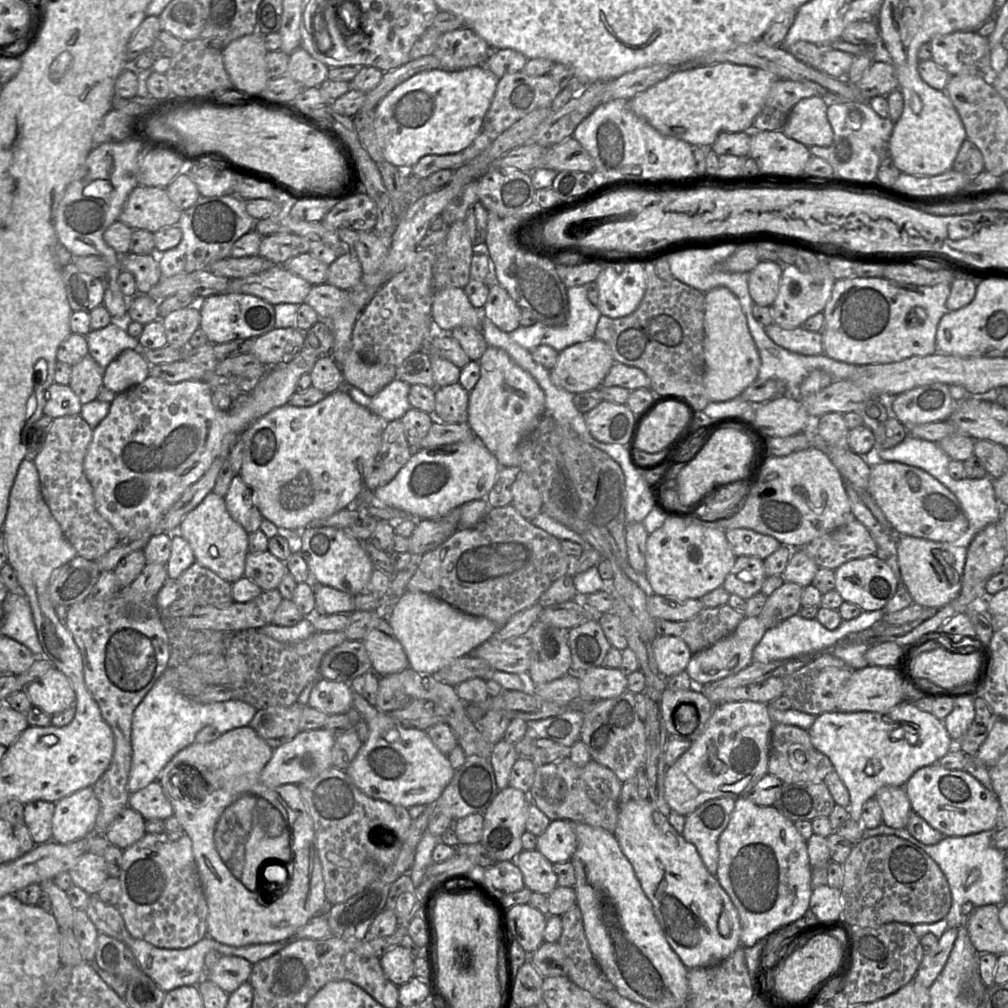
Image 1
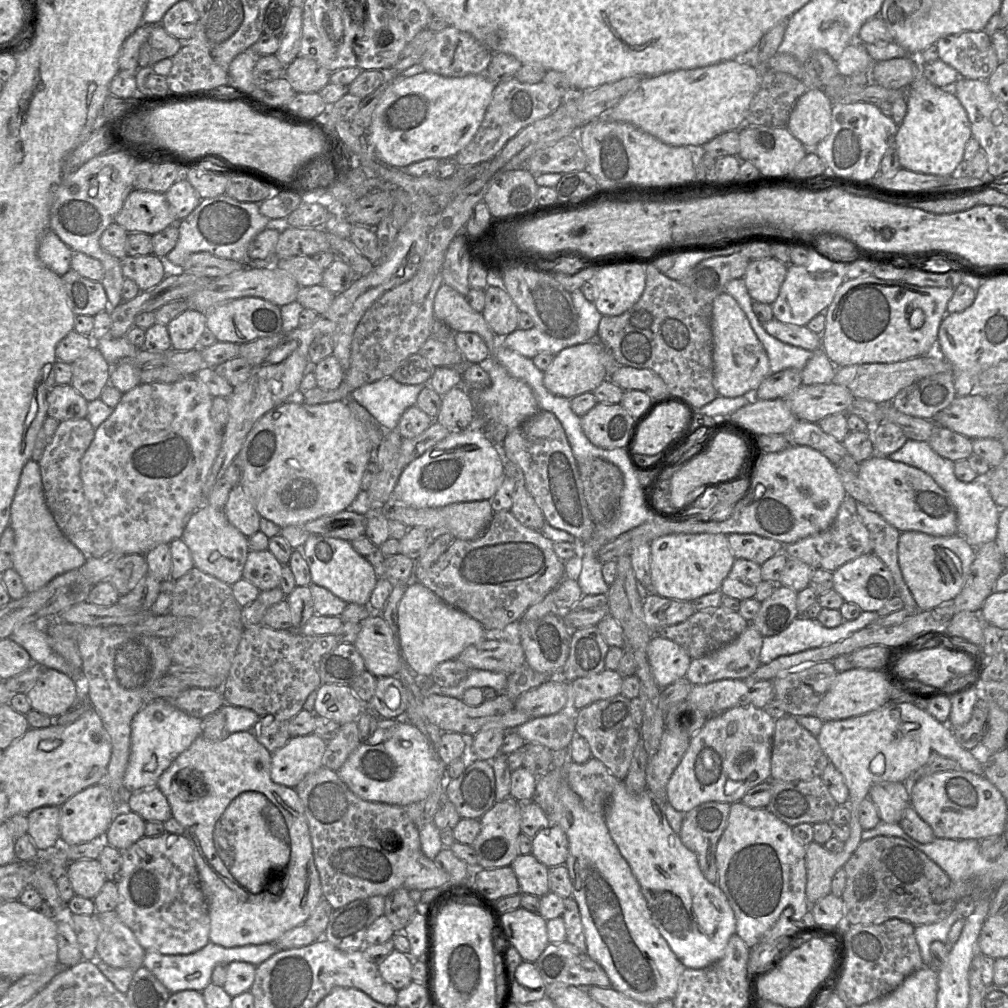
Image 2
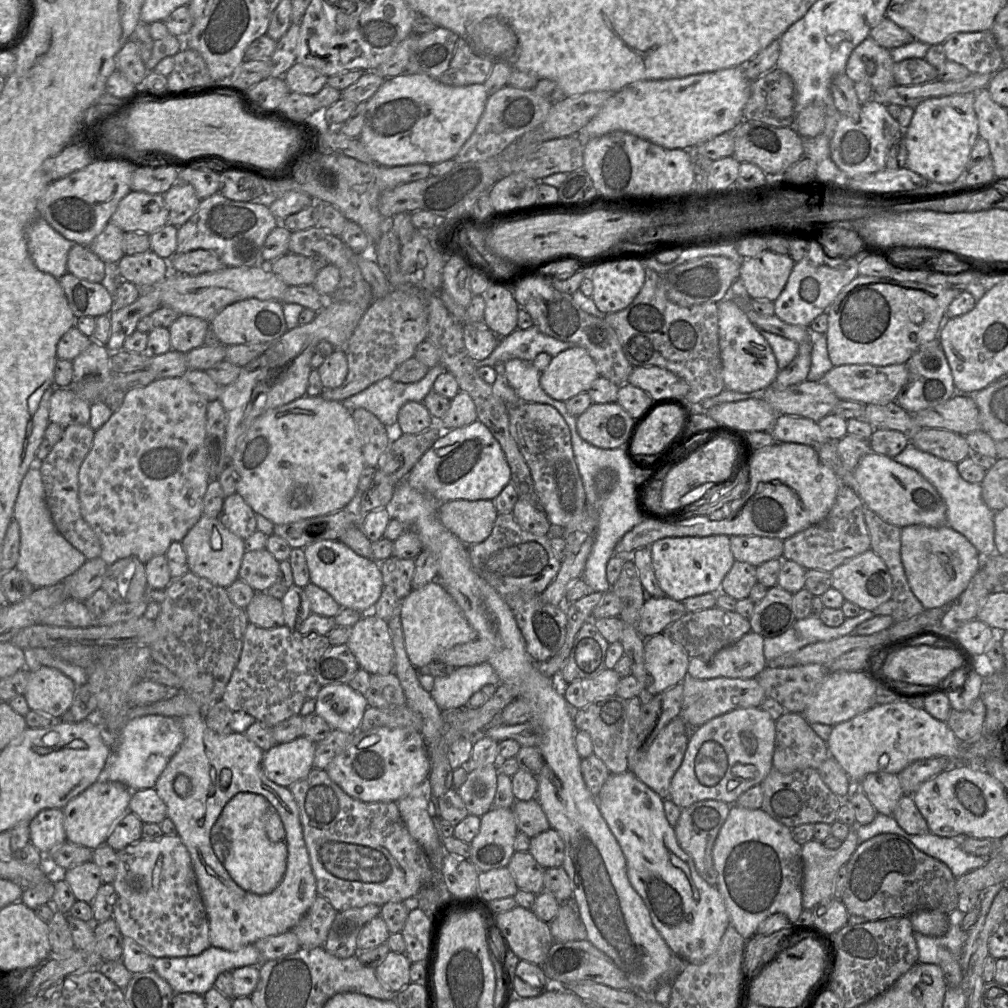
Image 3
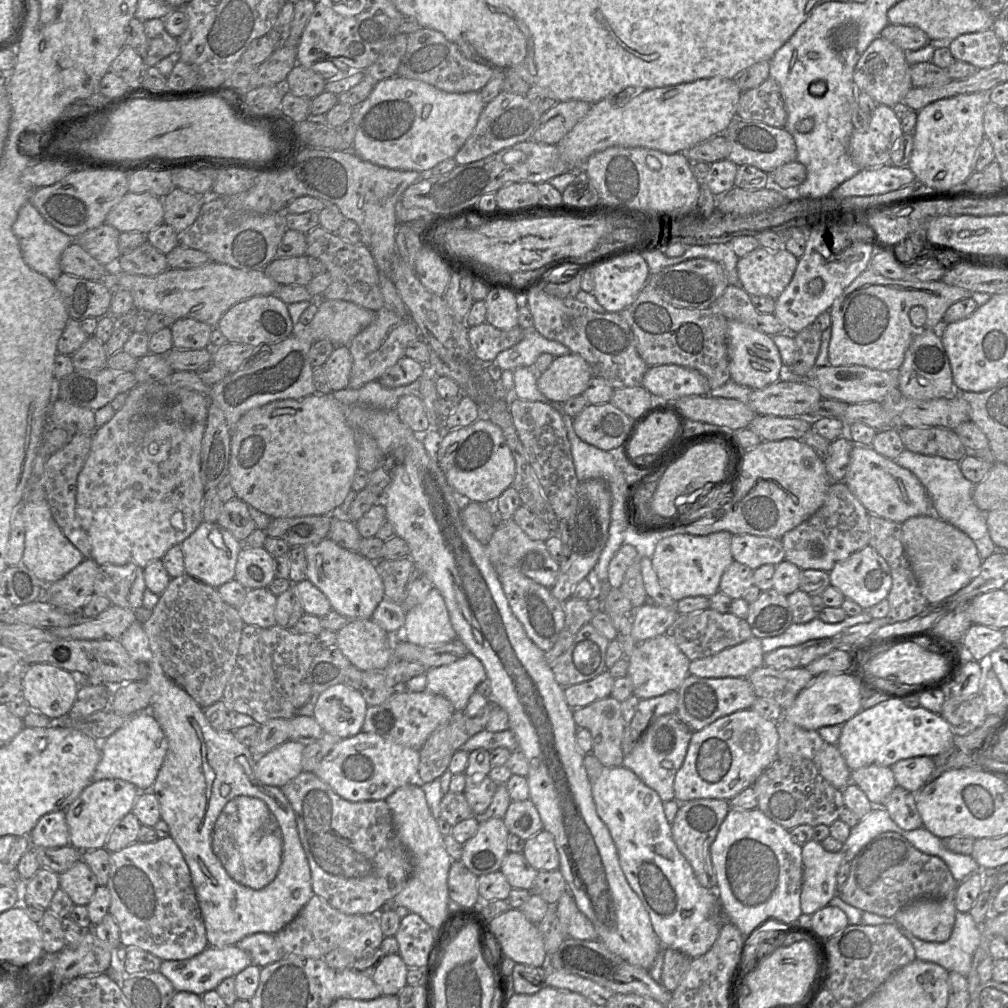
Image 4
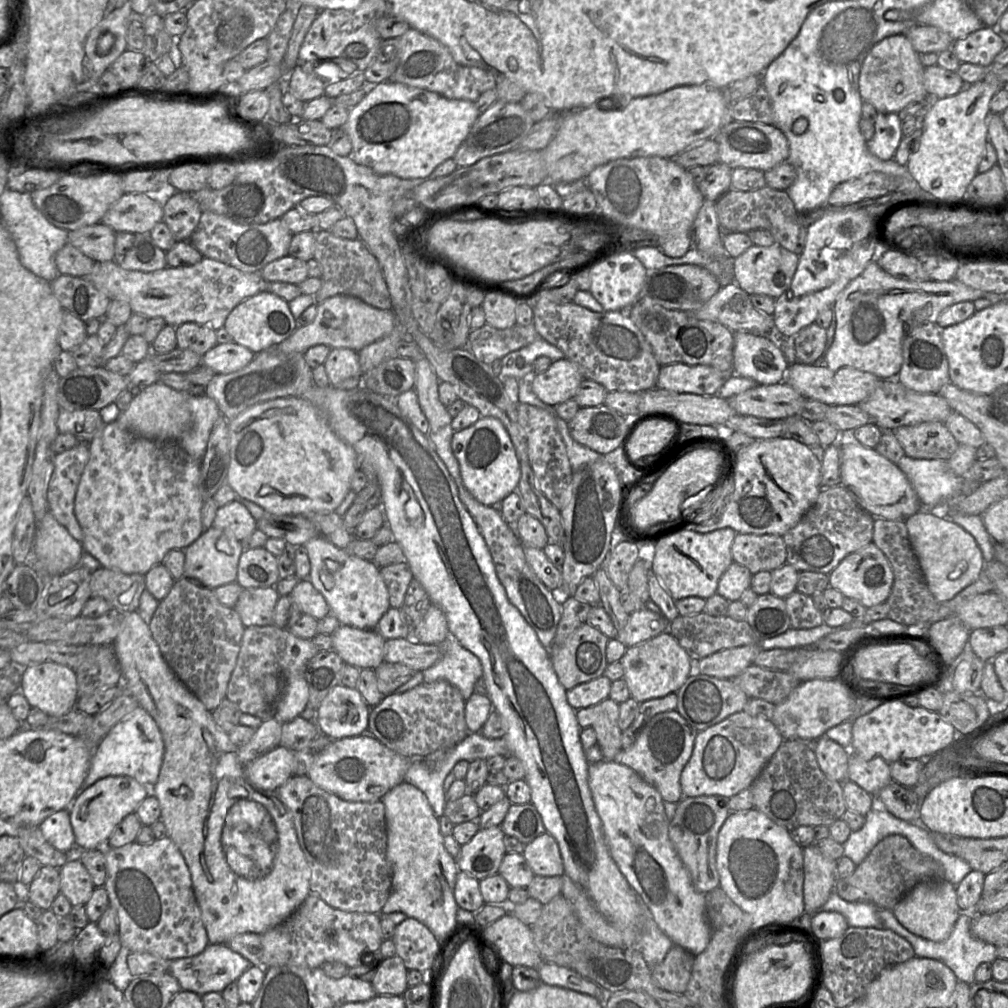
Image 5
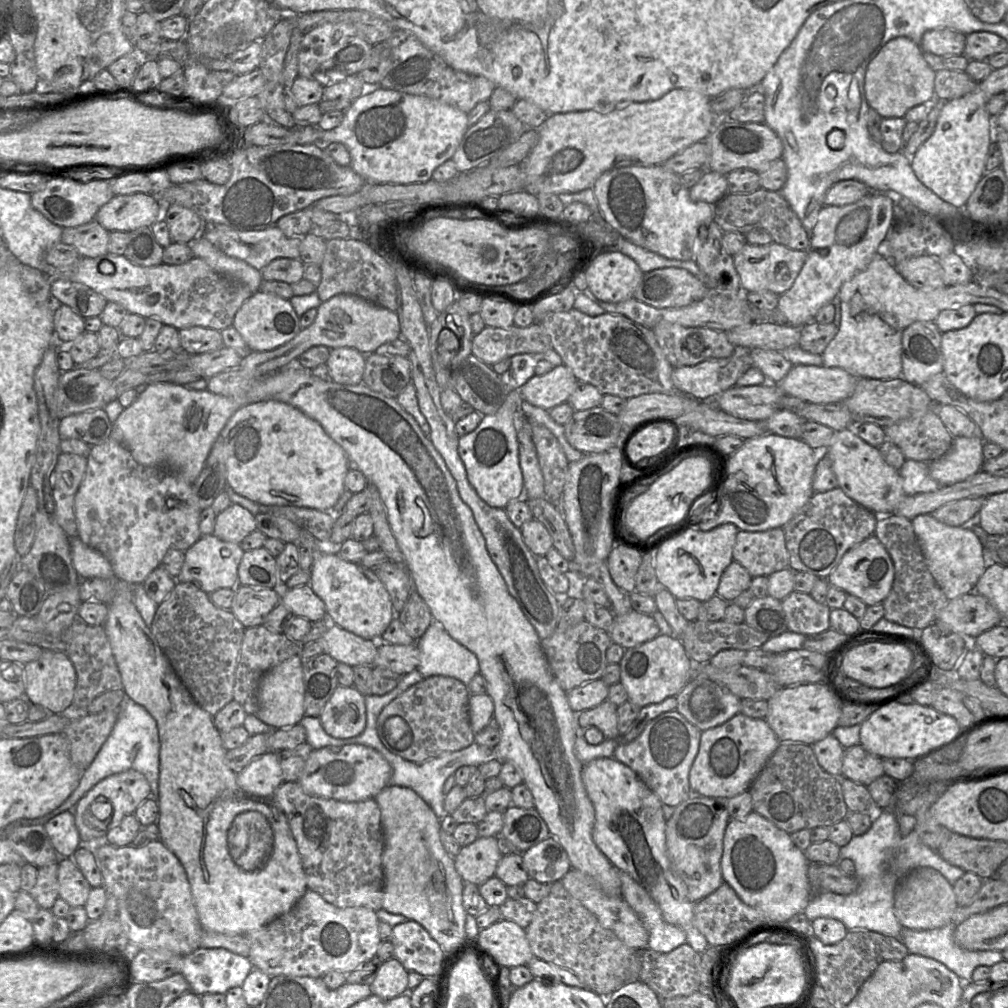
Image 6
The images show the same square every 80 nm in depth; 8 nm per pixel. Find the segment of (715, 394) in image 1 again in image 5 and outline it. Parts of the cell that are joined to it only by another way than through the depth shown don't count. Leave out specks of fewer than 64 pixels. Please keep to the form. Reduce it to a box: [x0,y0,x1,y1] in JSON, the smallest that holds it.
[734,331,789,385]

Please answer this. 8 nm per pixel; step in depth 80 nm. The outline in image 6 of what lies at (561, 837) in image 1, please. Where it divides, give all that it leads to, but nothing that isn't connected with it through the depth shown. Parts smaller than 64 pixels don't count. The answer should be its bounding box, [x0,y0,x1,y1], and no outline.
[522,836,571,883]

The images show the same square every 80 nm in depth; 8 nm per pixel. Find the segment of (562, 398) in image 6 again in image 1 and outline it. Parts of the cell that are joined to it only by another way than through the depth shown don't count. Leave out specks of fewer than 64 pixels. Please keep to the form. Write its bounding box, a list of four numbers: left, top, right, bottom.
[551,337,614,394]

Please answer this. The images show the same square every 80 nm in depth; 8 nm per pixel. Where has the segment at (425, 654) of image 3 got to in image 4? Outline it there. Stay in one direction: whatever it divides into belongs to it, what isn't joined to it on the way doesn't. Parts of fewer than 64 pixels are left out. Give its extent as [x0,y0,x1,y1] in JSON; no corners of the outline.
[402,587,457,646]

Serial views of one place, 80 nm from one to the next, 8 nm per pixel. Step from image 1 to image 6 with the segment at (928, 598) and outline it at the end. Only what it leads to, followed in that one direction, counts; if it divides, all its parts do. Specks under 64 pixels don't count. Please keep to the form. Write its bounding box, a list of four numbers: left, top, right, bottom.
[911,514,988,600]

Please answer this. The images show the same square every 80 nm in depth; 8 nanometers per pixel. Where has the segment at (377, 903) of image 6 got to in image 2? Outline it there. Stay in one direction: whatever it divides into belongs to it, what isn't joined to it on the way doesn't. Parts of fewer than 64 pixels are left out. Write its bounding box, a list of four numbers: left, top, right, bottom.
[295,767,450,909]

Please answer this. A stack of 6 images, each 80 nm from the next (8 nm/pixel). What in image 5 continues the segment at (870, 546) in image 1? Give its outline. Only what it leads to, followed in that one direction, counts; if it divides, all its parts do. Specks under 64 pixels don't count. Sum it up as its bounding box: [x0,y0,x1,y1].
[782,485,874,575]

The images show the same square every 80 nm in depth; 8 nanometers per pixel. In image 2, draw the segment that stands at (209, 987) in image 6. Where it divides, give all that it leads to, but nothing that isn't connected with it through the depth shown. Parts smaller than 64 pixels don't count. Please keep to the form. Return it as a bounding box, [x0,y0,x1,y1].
[143,942,278,993]

